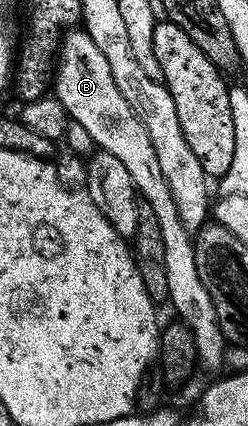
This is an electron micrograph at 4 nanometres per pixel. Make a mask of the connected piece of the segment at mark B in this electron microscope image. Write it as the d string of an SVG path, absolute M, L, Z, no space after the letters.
M70 30L63 35L56 57L52 92L64 106L67 117L88 130L101 151L120 158L128 174L132 174L139 197L150 205L152 214L156 214L156 222L160 222L160 238L164 238L164 270L168 270L168 304L174 307L174 316L192 332L198 360L210 368L221 369L228 341L220 330L216 306L212 306L212 298L208 298L208 290L204 290L204 282L200 282L198 277L192 233L180 222L180 214L176 214L176 202L168 190L168 184L164 182L164 174L160 174L160 162L156 162L156 150L152 150L148 130L144 130L124 94L116 90L108 61L85 30Z

